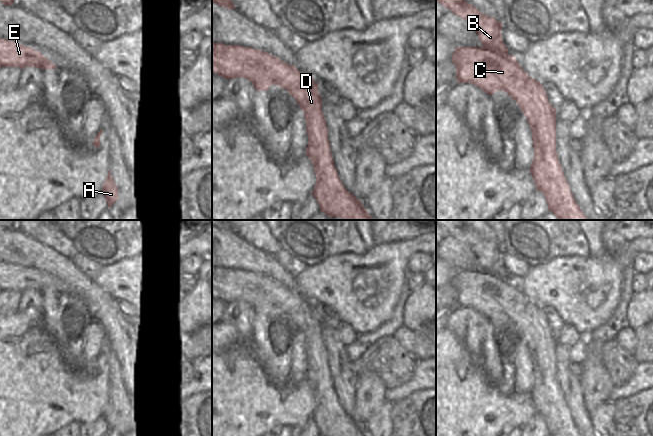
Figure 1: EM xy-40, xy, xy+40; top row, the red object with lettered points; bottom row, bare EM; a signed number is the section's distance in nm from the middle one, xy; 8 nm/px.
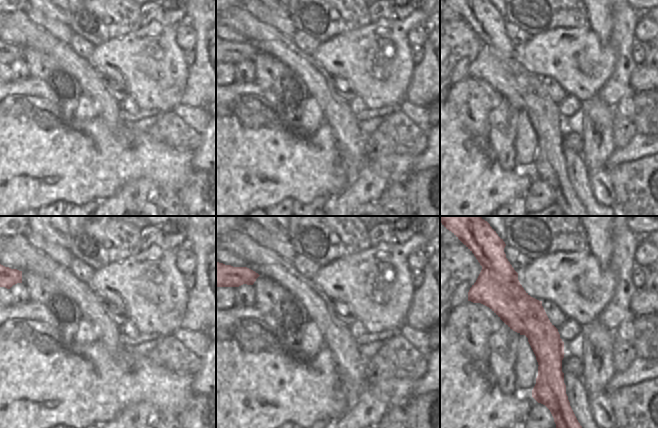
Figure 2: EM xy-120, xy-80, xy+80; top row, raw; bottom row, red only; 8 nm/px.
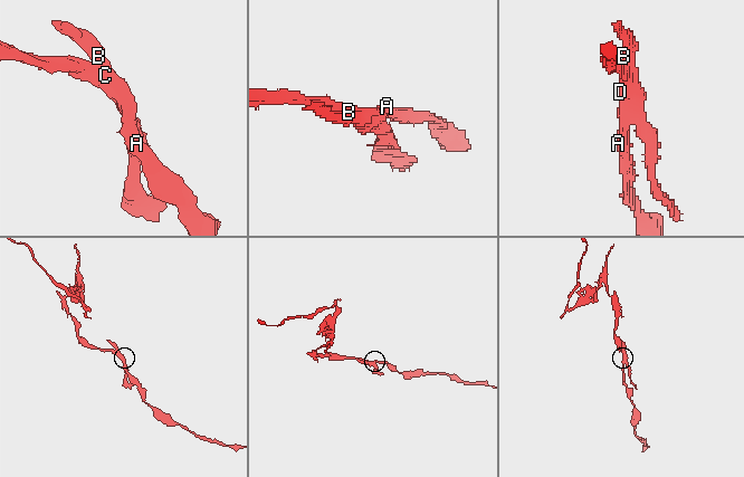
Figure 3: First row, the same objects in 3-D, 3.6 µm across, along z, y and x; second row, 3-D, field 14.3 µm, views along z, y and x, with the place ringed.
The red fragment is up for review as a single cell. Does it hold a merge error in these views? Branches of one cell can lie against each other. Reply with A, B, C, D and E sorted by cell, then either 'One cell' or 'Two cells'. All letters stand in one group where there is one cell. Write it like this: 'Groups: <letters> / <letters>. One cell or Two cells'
Groups: A C D E / B. Two cells

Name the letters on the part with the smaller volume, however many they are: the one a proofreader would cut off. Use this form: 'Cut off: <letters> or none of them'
Cut off: B

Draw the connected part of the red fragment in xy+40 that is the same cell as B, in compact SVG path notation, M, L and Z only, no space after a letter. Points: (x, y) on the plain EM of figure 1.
M436 220L436 225L455 239L465 243L474 252L484 271L503 279L508 277L508 272L502 264L500 245L481 237L461 220Z

